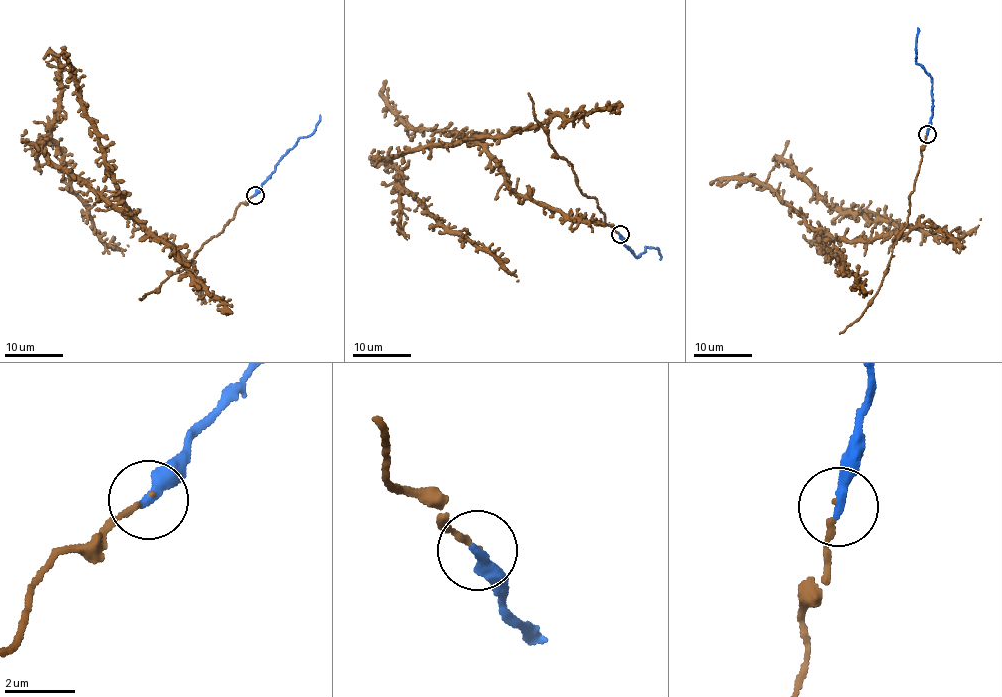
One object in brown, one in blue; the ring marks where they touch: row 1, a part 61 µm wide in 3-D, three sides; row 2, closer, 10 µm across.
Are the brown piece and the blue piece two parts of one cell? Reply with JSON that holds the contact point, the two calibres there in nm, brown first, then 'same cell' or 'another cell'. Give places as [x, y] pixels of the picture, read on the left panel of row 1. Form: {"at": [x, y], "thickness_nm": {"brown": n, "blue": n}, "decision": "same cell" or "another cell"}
{"at": [255, 195], "thickness_nm": {"brown": 130, "blue": 320}, "decision": "same cell"}

